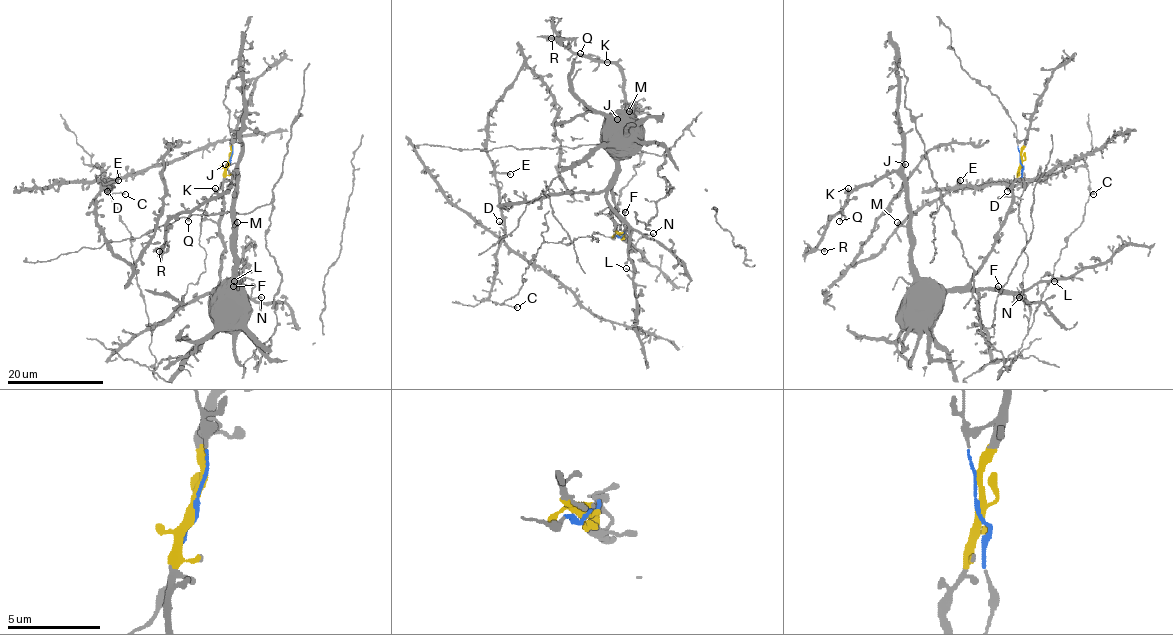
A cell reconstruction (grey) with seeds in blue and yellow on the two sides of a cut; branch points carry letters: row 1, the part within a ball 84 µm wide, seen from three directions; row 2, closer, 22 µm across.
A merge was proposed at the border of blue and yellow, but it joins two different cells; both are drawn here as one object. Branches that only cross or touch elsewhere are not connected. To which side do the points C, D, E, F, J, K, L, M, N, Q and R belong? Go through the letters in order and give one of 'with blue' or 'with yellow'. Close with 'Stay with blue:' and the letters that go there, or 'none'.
C: with blue
D: with blue
E: with blue
F: with yellow
J: with yellow
K: with yellow
L: with yellow
M: with yellow
N: with yellow
Q: with yellow
R: with yellow
Stay with blue: C, D, E

